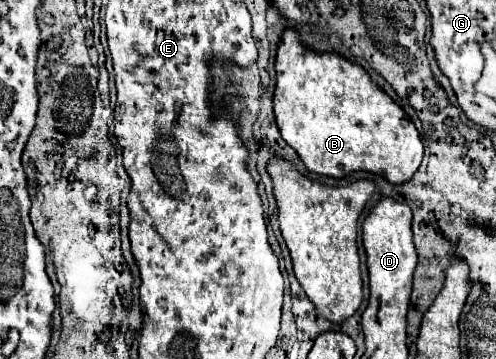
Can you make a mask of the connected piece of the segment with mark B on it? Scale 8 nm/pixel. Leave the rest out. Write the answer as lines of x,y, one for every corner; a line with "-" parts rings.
285,31
277,49
275,71
277,85
273,109
277,127
285,143
297,151
309,171
333,179
347,177
355,171
367,171
385,177
393,185
401,185
415,175
423,159
423,143
417,127
385,91
373,85
371,77
359,65
339,57
337,53
317,55
299,43
295,31

